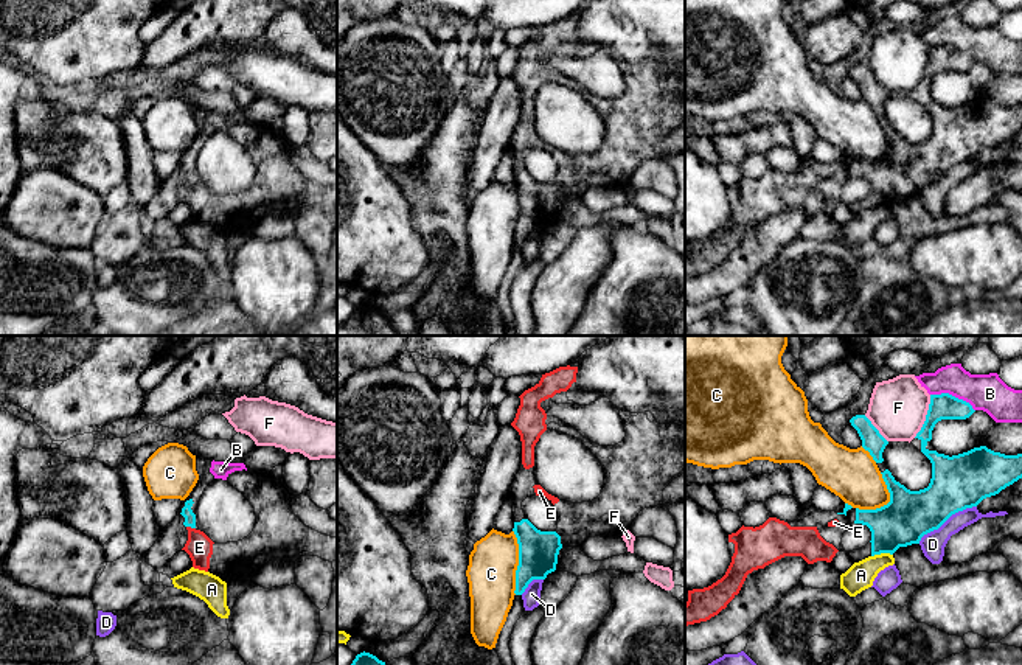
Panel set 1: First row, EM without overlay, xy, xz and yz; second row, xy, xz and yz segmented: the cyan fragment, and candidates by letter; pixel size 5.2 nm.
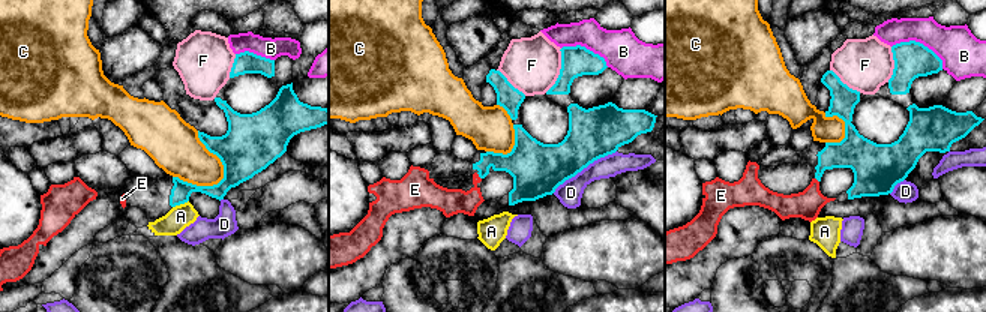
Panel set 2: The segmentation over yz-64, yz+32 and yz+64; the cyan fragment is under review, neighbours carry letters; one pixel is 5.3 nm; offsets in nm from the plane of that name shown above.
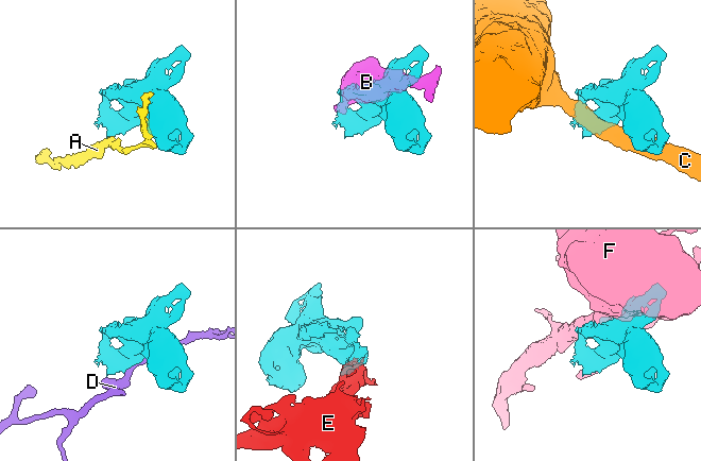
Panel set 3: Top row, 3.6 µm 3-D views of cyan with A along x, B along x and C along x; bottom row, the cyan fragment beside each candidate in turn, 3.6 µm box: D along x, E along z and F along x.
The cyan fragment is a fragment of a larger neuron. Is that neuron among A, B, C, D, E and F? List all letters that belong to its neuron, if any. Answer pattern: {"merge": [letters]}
{"merge": ["E"]}

